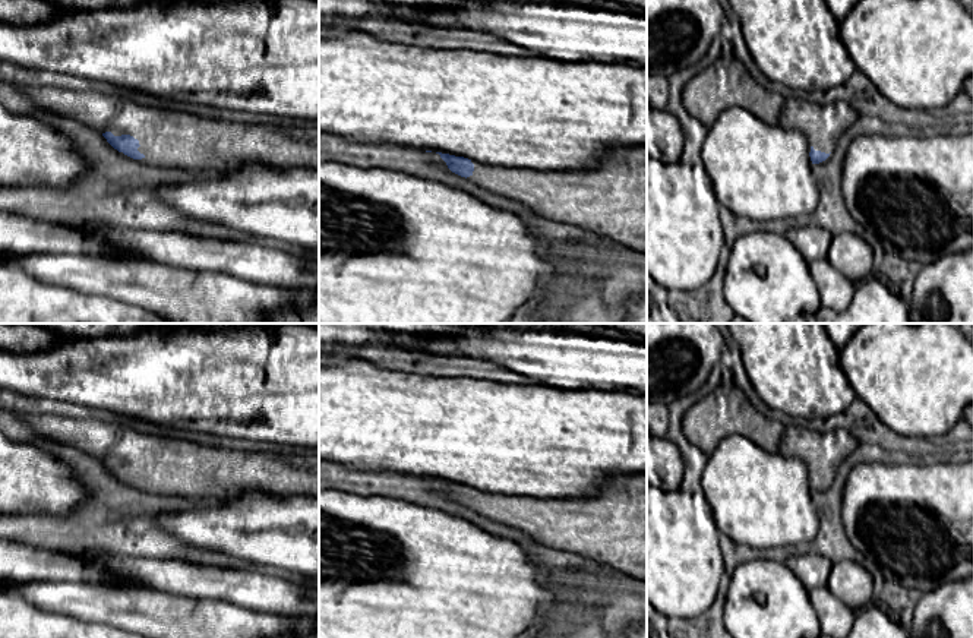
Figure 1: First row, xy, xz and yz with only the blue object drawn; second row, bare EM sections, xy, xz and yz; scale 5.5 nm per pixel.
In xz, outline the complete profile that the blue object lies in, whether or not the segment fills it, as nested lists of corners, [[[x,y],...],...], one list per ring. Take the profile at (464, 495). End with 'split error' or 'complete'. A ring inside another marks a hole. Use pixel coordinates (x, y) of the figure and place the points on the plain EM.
[[[645,474],[612,477],[598,493],[584,498],[474,493],[471,487],[464,484],[436,481],[440,483],[452,500],[465,506],[473,503],[478,514],[519,528],[544,546],[578,553],[647,582]]] | split error

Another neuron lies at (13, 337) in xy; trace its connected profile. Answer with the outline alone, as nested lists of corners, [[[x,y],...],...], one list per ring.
[[[0,323],[0,350],[40,351],[54,345],[60,334],[34,323]]]

